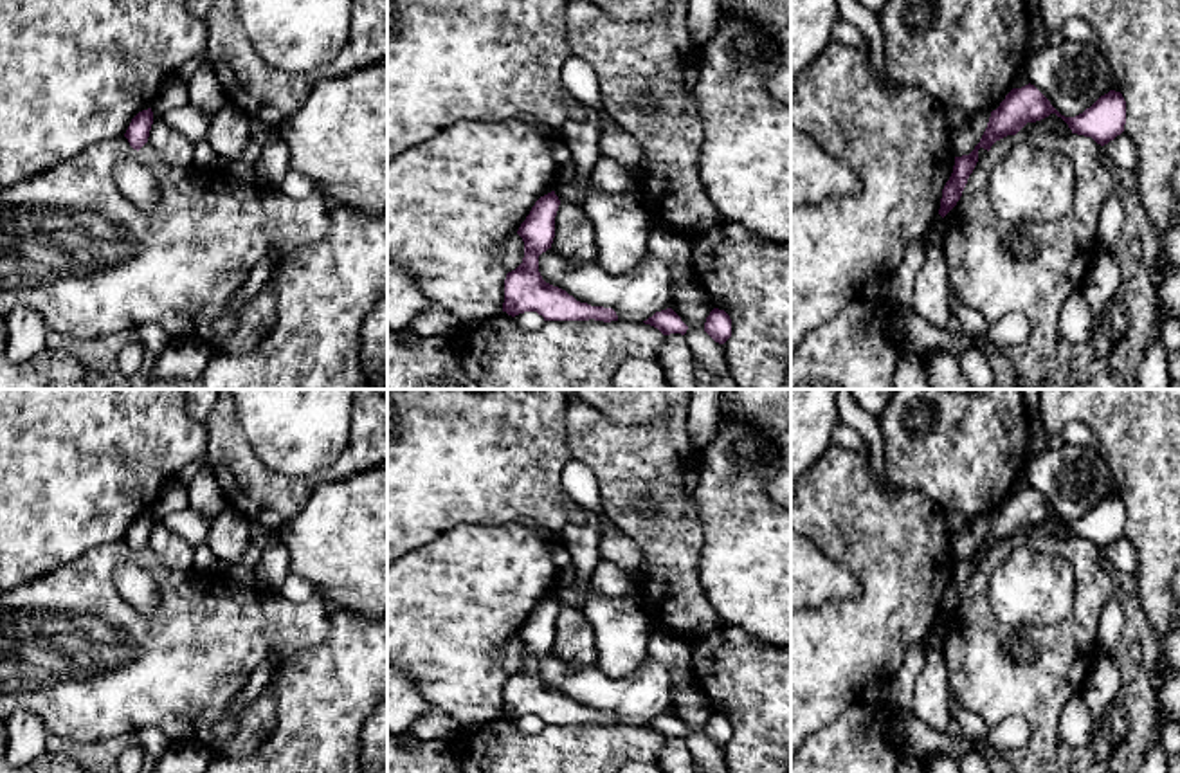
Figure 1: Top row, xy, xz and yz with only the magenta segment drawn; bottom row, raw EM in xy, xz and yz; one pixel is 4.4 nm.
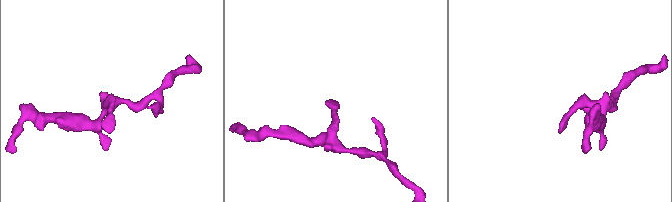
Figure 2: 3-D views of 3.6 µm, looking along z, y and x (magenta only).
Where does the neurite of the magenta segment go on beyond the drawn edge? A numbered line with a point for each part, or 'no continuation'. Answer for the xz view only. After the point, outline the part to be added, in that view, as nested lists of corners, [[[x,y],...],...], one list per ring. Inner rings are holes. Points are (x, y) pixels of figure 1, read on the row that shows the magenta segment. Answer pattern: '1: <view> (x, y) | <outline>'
no continuation

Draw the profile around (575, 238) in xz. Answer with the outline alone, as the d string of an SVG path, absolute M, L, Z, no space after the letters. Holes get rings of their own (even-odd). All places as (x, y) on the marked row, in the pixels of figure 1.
M560 202L551 249L562 258L580 263L598 259L595 225L585 216L582 205Z

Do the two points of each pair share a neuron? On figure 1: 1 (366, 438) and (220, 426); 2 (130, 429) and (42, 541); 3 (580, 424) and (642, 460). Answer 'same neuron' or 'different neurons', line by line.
1: same neuron
2: same neuron
3: same neuron

